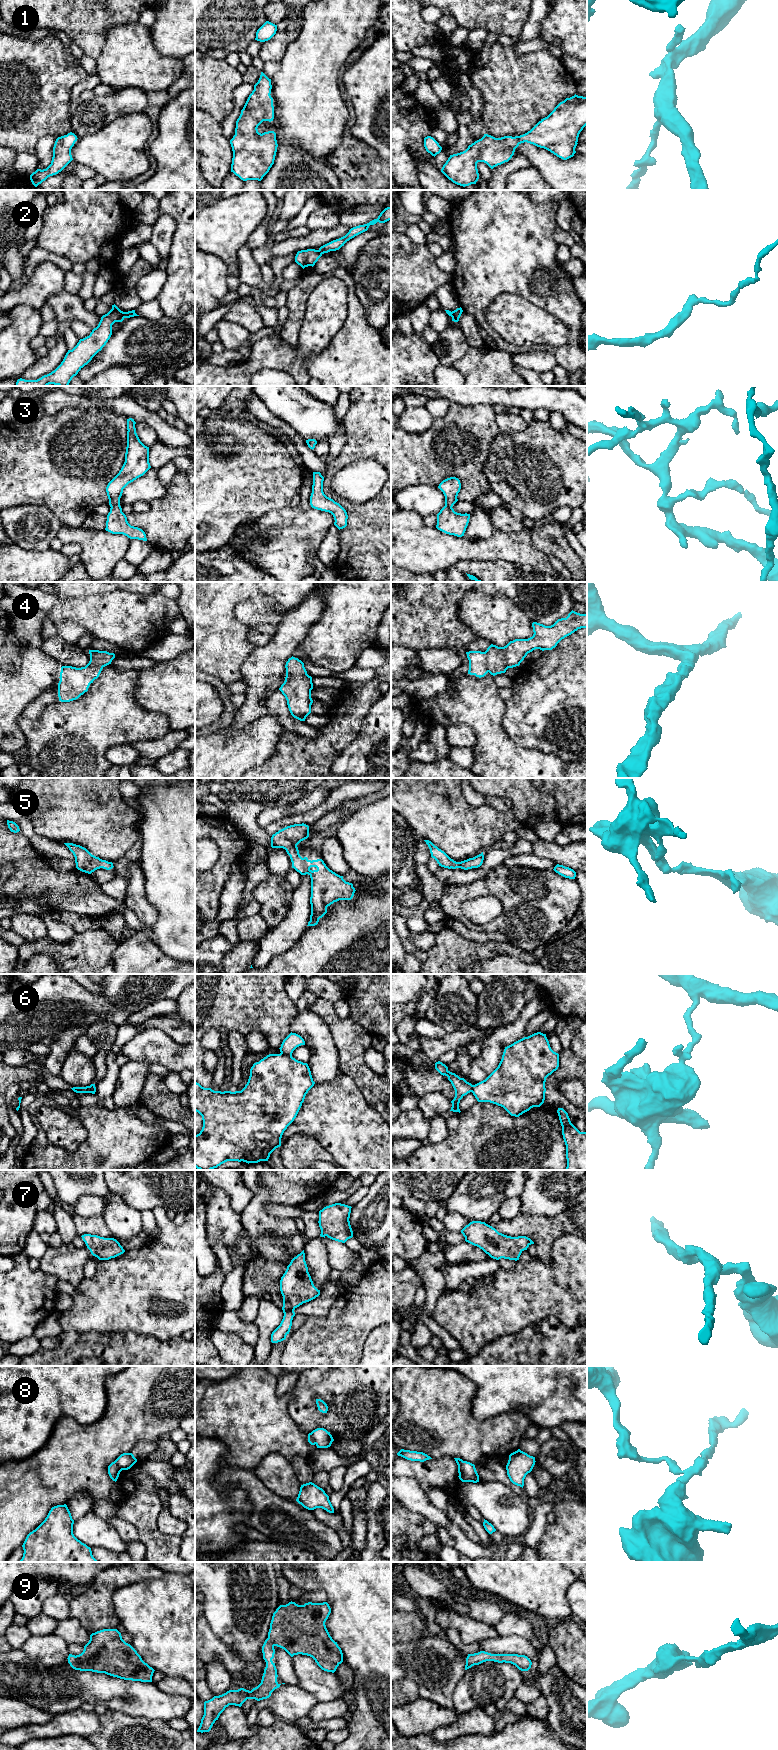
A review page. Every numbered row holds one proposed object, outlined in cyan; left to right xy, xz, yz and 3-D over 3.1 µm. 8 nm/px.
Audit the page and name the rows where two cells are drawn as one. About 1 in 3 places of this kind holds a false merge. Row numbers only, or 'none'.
2, 6, 8

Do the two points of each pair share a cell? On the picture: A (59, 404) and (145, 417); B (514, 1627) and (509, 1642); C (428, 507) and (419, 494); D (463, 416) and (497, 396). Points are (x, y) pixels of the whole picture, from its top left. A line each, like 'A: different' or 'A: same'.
A: same
B: different
C: same
D: different

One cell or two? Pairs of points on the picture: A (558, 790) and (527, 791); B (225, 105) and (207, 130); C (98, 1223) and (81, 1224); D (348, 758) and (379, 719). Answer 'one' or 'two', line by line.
A: two
B: two
C: one
D: one

